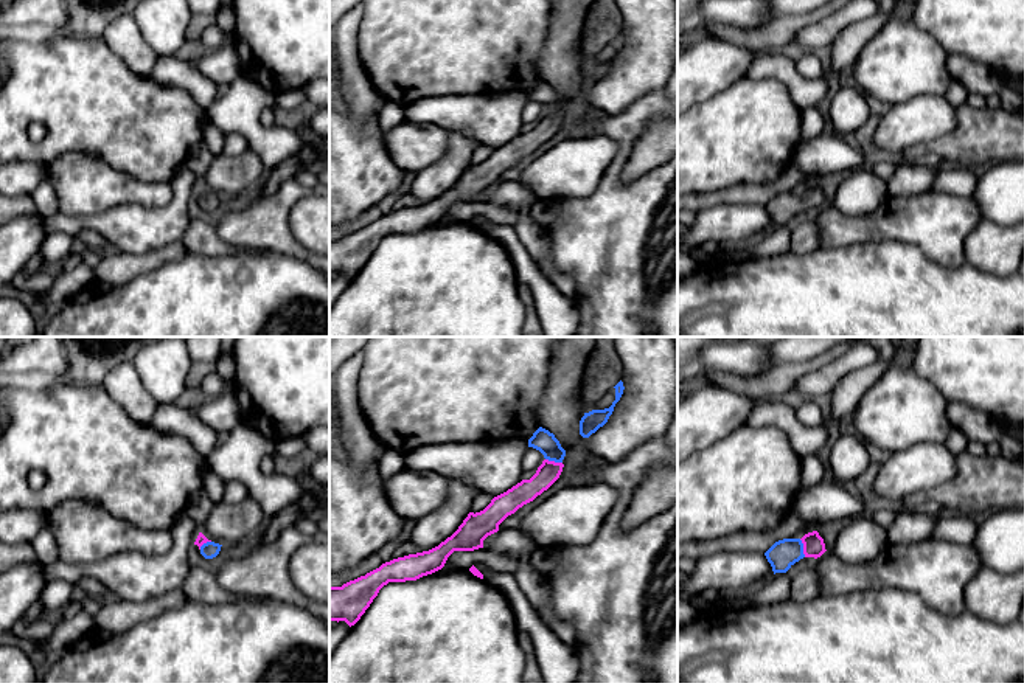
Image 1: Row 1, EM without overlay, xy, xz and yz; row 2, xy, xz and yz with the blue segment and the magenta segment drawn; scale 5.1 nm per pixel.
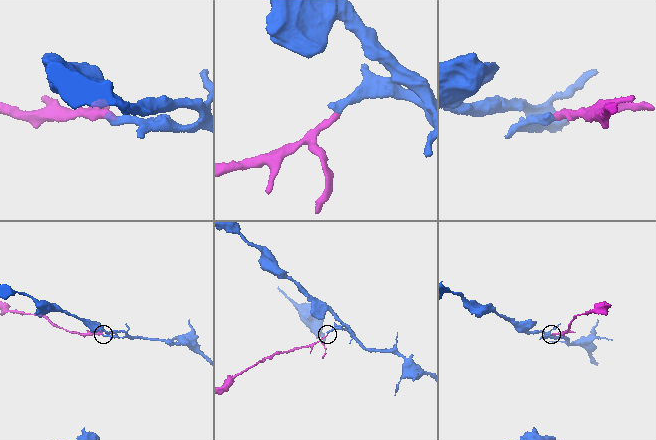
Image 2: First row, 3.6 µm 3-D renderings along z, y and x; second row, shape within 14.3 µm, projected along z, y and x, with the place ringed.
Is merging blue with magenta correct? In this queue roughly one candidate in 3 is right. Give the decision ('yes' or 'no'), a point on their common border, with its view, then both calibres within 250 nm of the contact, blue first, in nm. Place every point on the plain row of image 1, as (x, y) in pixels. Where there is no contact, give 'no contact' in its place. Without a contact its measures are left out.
yes; contact yz (802, 201); calibres 150 and 110 nm

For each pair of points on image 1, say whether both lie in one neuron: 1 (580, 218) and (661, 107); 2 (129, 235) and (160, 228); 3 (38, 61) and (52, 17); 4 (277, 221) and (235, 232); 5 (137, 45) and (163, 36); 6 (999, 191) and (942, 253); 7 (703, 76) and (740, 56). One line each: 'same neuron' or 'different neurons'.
1: same neuron
2: same neuron
3: different neurons
4: same neuron
5: different neurons
6: different neurons
7: same neuron

